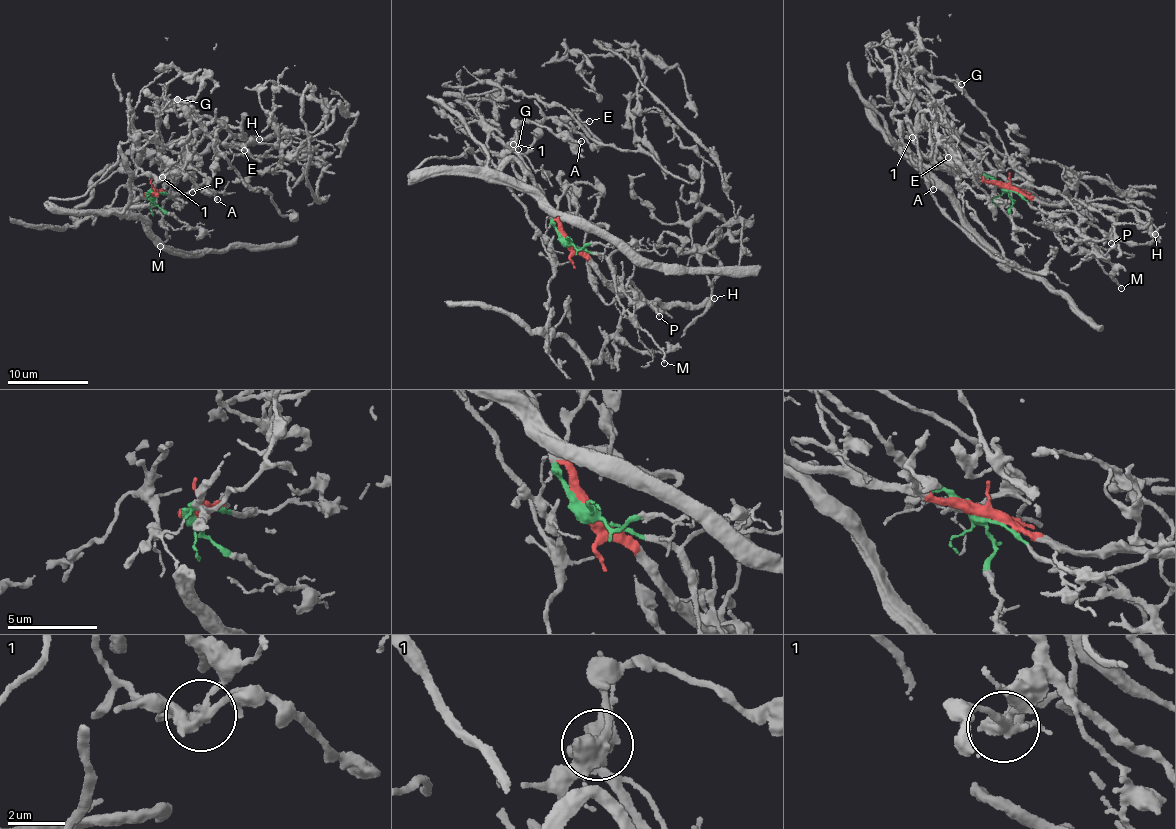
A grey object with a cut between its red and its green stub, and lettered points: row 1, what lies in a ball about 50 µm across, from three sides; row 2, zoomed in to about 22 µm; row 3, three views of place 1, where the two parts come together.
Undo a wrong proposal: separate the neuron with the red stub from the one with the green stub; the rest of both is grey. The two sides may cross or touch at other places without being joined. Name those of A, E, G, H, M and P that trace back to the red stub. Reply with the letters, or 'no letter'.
A, E, G, H, P

